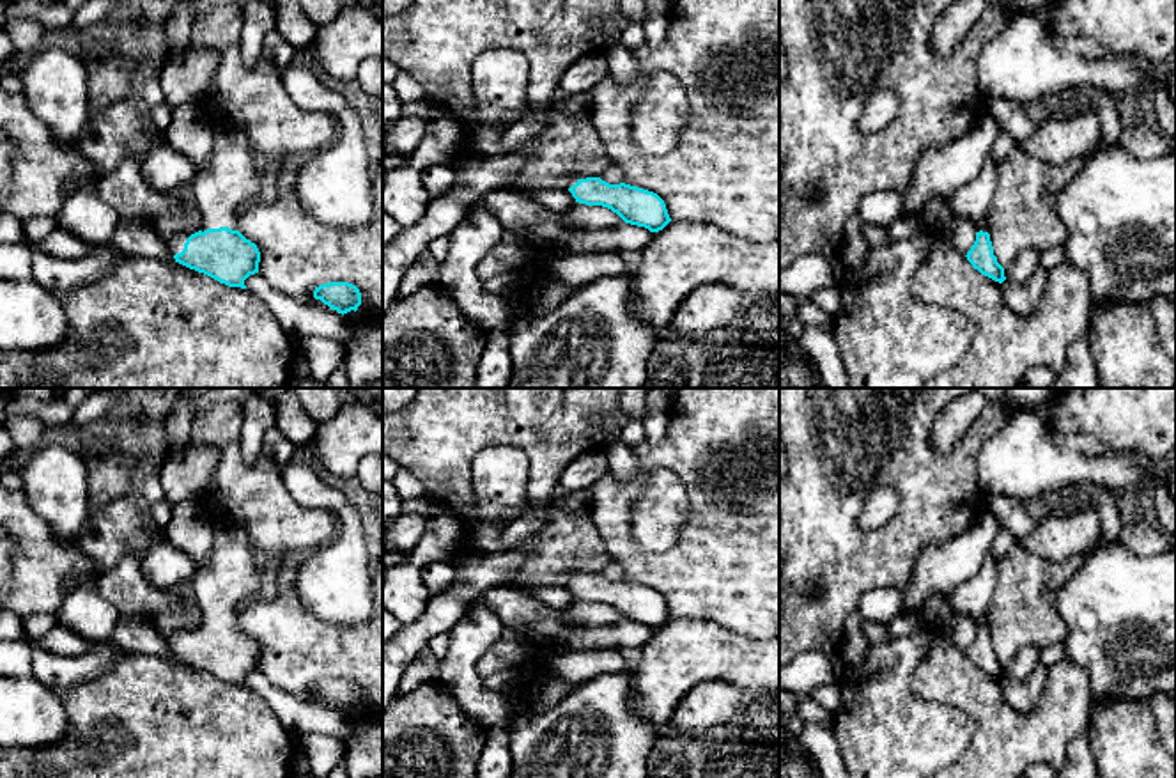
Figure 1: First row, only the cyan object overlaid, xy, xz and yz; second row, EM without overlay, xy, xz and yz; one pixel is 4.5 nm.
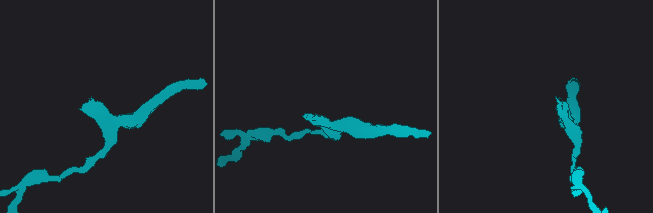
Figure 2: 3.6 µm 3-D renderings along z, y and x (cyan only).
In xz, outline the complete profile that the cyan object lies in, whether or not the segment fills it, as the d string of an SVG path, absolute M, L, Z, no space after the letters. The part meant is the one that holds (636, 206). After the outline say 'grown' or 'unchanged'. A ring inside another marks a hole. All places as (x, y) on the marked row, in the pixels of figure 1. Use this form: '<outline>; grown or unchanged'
M570 175L565 190L579 204L607 207L625 223L645 227L650 232L659 232L671 222L664 200L638 186L609 184L600 177Z; grown

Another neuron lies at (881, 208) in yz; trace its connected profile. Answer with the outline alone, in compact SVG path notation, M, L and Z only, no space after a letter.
M873 191L861 198L859 216L864 223L887 227L894 220L907 216L903 197L896 191Z

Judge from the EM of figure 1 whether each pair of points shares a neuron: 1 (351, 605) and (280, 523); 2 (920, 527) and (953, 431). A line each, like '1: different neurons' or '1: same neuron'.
1: different neurons
2: different neurons

